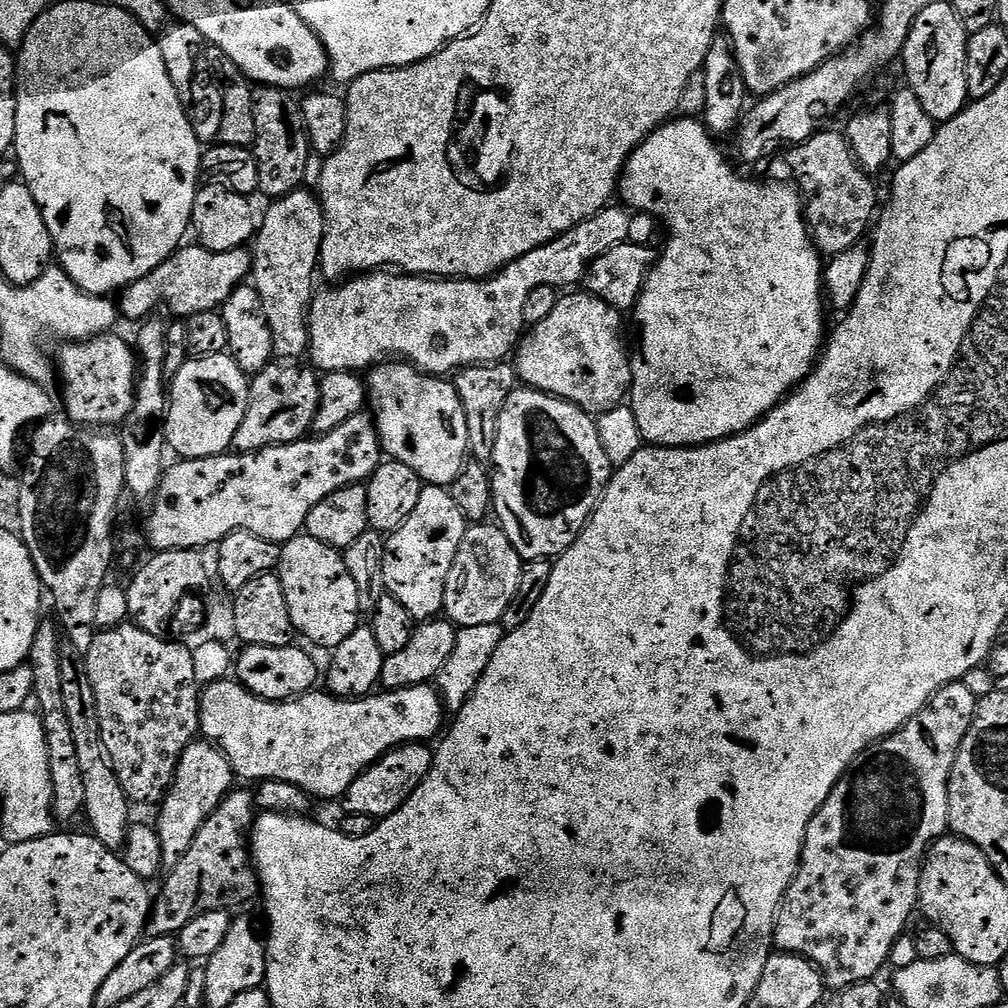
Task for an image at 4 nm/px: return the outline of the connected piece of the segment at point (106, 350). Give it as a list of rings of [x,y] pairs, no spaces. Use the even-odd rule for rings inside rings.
[[[101,334],[92,340],[68,342],[60,352],[58,376],[64,379],[64,408],[73,424],[93,430],[123,425],[136,402],[138,356],[133,345],[117,334]]]

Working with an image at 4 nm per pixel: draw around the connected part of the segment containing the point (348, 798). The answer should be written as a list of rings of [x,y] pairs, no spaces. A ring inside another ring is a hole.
[[[427,743],[404,744],[401,748],[395,748],[378,762],[371,764],[354,782],[350,782],[350,790],[342,798],[344,812],[349,816],[354,814],[366,814],[383,818],[397,812],[402,805],[422,786],[426,774],[432,769],[434,752]]]

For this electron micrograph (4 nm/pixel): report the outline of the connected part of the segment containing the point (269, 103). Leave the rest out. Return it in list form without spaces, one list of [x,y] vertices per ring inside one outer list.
[[[260,86],[253,91],[254,130],[256,142],[254,151],[258,162],[260,192],[268,198],[289,196],[297,191],[308,172],[308,156],[313,155],[308,143],[308,131],[302,118],[300,100],[291,91],[283,88]]]

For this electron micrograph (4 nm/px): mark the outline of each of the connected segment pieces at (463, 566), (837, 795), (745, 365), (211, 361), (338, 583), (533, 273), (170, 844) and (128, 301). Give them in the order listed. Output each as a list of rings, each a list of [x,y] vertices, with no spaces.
[[[492,522],[473,523],[464,531],[462,546],[458,546],[454,566],[450,566],[450,578],[446,578],[443,615],[457,629],[501,623],[518,592],[522,572],[520,555],[514,550],[510,538],[506,538],[504,529]]]
[[[968,682],[947,684],[945,688],[938,689],[932,695],[928,707],[920,711],[914,719],[906,721],[897,732],[878,741],[877,744],[871,744],[866,751],[858,754],[858,758],[854,758],[854,762],[846,770],[846,774],[834,786],[830,798],[826,798],[826,802],[818,810],[818,814],[814,814],[814,818],[806,830],[806,842],[800,855],[800,865],[796,871],[796,877],[793,878],[791,886],[786,890],[784,901],[780,903],[780,909],[776,911],[774,944],[781,952],[789,952],[810,961],[824,975],[825,985],[829,989],[843,990],[863,980],[879,977],[879,972],[886,968],[889,963],[896,940],[905,935],[907,928],[904,927],[907,926],[912,911],[915,913],[920,903],[920,870],[928,855],[928,850],[949,831],[948,779],[962,742],[976,717],[977,703],[977,693],[972,693],[972,688]]]
[[[673,118],[667,124],[660,128],[655,128],[644,141],[637,146],[630,154],[630,158],[624,164],[624,171],[620,173],[620,187],[618,189],[619,199],[624,199],[623,203],[627,205],[633,213],[645,212],[648,216],[657,216],[662,223],[668,227],[668,245],[665,246],[664,252],[659,253],[656,265],[649,272],[642,294],[638,298],[634,309],[634,317],[636,316],[636,328],[640,331],[640,345],[637,346],[636,352],[631,353],[632,361],[632,386],[630,389],[630,407],[634,418],[638,422],[638,430],[642,434],[644,444],[655,446],[658,448],[697,448],[700,444],[712,444],[715,440],[726,440],[729,436],[736,436],[739,432],[746,432],[752,428],[759,420],[764,419],[777,404],[787,400],[793,392],[797,391],[803,385],[805,378],[812,373],[812,369],[816,367],[821,355],[822,349],[826,343],[826,332],[824,334],[824,308],[826,309],[826,293],[824,290],[824,272],[826,269],[825,261],[822,259],[822,253],[816,246],[815,240],[812,239],[811,231],[808,227],[808,221],[804,215],[804,202],[795,187],[791,183],[788,184],[759,184],[756,180],[743,180],[734,169],[728,165],[728,160],[724,157],[722,149],[716,145],[717,137],[710,131],[707,123],[701,122],[696,118]]]
[[[231,355],[189,358],[170,382],[166,422],[169,449],[173,453],[176,451],[177,457],[185,460],[201,460],[207,456],[225,455],[232,448],[232,439],[234,434],[238,434],[238,426],[242,426],[242,418],[246,418],[249,387],[249,377],[233,362]]]
[[[306,534],[283,541],[278,575],[297,633],[320,648],[333,650],[361,627],[360,595],[343,555]]]
[[[616,207],[605,208],[603,212],[589,220],[583,220],[569,232],[554,238],[549,244],[538,246],[538,250],[530,250],[530,254],[522,254],[522,258],[506,265],[502,271],[487,280],[453,280],[405,274],[399,270],[373,270],[353,275],[339,286],[328,286],[325,292],[317,291],[312,297],[312,307],[308,309],[311,363],[321,373],[360,374],[393,358],[403,358],[423,372],[444,378],[459,369],[469,368],[471,364],[498,364],[507,361],[525,335],[526,301],[530,299],[532,291],[538,290],[538,286],[568,290],[579,285],[584,279],[584,271],[592,265],[594,258],[602,258],[606,250],[629,239],[629,213],[623,207]]]
[[[193,742],[186,746],[178,762],[171,789],[165,794],[162,807],[159,809],[160,817],[154,820],[156,833],[162,842],[165,869],[171,870],[178,866],[186,850],[190,850],[198,830],[207,822],[210,814],[214,814],[214,810],[224,801],[224,797],[233,791],[232,780],[234,781],[234,773],[230,762],[216,745]]]
[[[199,246],[181,247],[171,258],[162,262],[146,278],[140,278],[118,296],[118,312],[121,317],[143,322],[153,315],[155,308],[165,308],[176,318],[187,318],[203,312],[223,309],[234,290],[252,275],[253,253],[247,247],[215,252]]]

